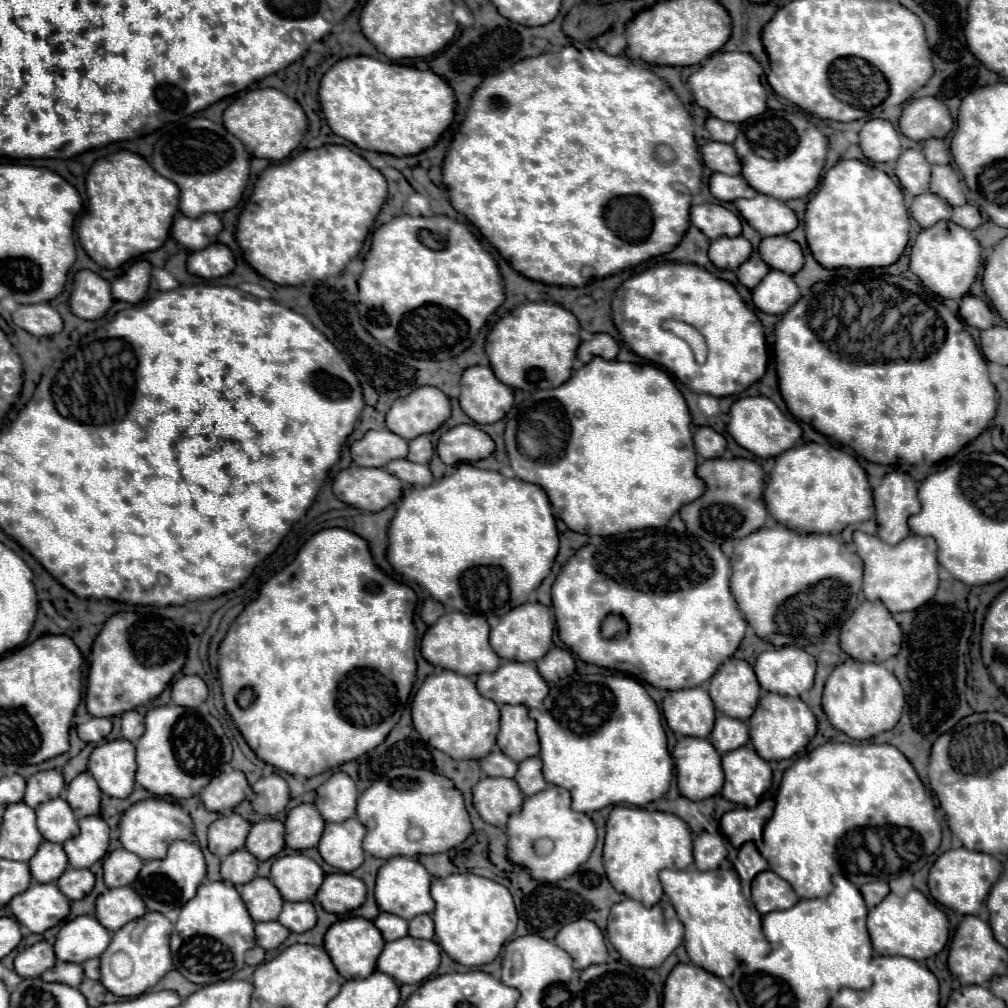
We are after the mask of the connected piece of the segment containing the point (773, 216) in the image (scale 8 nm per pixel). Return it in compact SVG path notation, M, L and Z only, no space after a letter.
M756 195L754 199L736 199L734 205L748 221L748 225L754 227L762 237L786 235L798 225L794 211L786 207L784 201L768 195Z

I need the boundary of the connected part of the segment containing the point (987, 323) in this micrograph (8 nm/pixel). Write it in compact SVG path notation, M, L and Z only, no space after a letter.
M964 295L962 297L962 301L960 301L960 317L968 325L978 327L978 329L992 327L992 319L994 319L990 307L982 299L978 299L974 295Z

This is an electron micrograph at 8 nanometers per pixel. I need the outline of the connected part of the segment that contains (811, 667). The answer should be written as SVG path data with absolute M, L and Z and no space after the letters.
M778 647L760 653L754 671L764 691L798 697L814 685L816 659L800 647Z

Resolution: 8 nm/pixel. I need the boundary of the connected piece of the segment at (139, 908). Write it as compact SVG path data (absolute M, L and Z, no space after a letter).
M130 887L108 889L96 899L96 917L110 931L118 931L126 921L138 919L142 913L146 913L146 907Z

